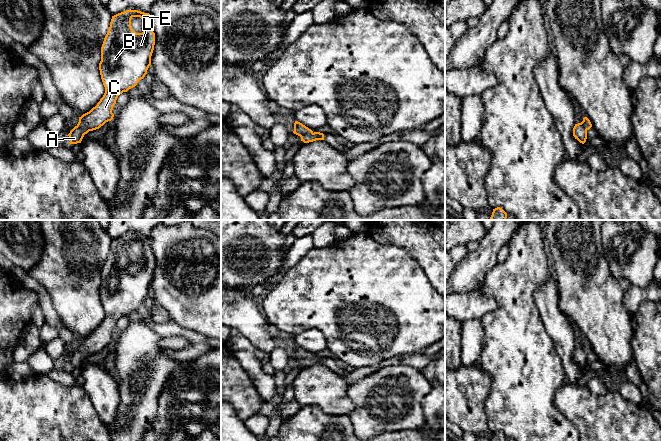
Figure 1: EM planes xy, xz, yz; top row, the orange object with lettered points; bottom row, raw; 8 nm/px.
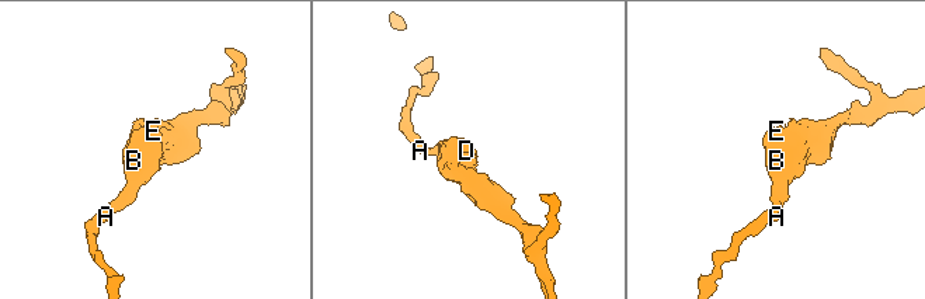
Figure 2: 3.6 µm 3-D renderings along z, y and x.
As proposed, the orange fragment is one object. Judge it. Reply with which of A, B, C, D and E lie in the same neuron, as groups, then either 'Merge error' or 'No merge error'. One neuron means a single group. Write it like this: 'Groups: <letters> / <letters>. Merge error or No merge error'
Groups: A B C D E. No merge error

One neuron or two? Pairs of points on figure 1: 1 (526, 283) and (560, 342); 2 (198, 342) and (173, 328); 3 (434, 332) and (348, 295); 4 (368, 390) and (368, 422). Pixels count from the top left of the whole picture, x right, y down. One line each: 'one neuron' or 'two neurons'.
1: two neurons
2: one neuron
3: one neuron
4: one neuron

